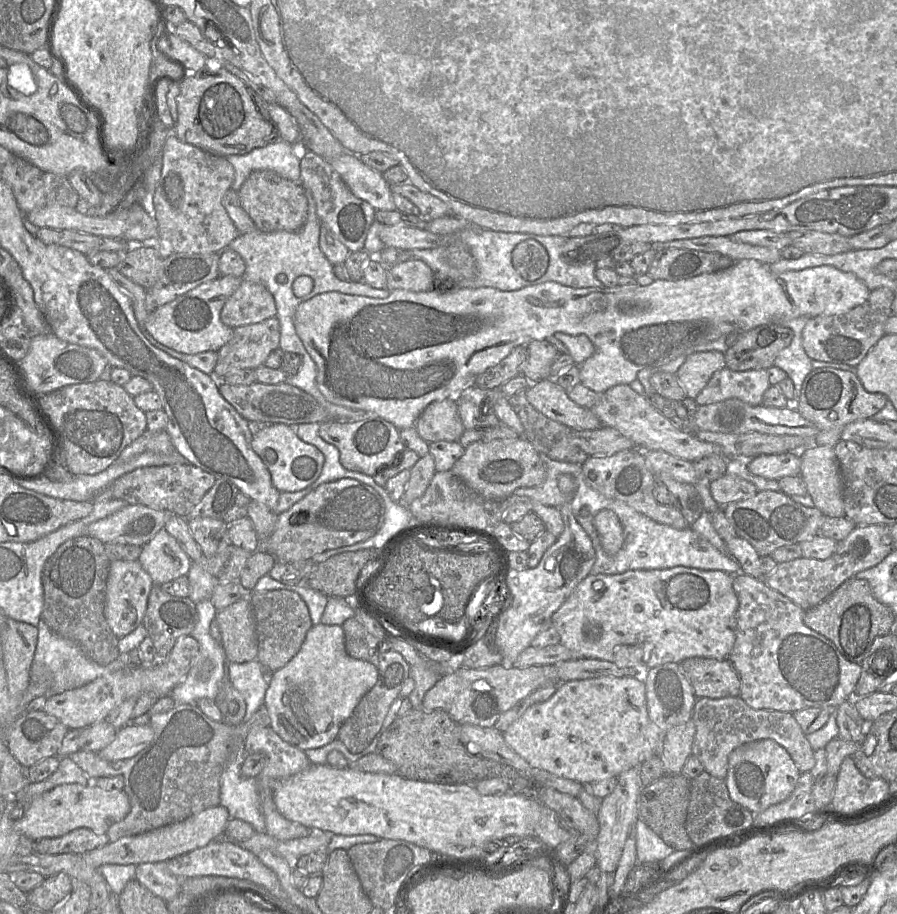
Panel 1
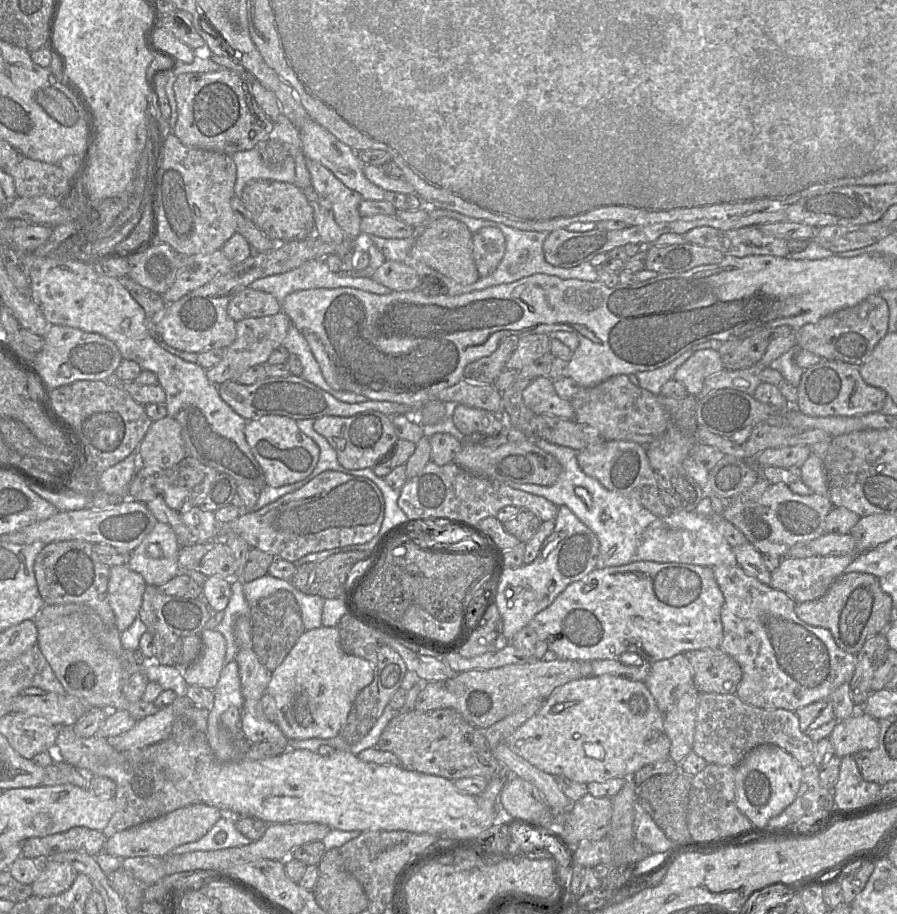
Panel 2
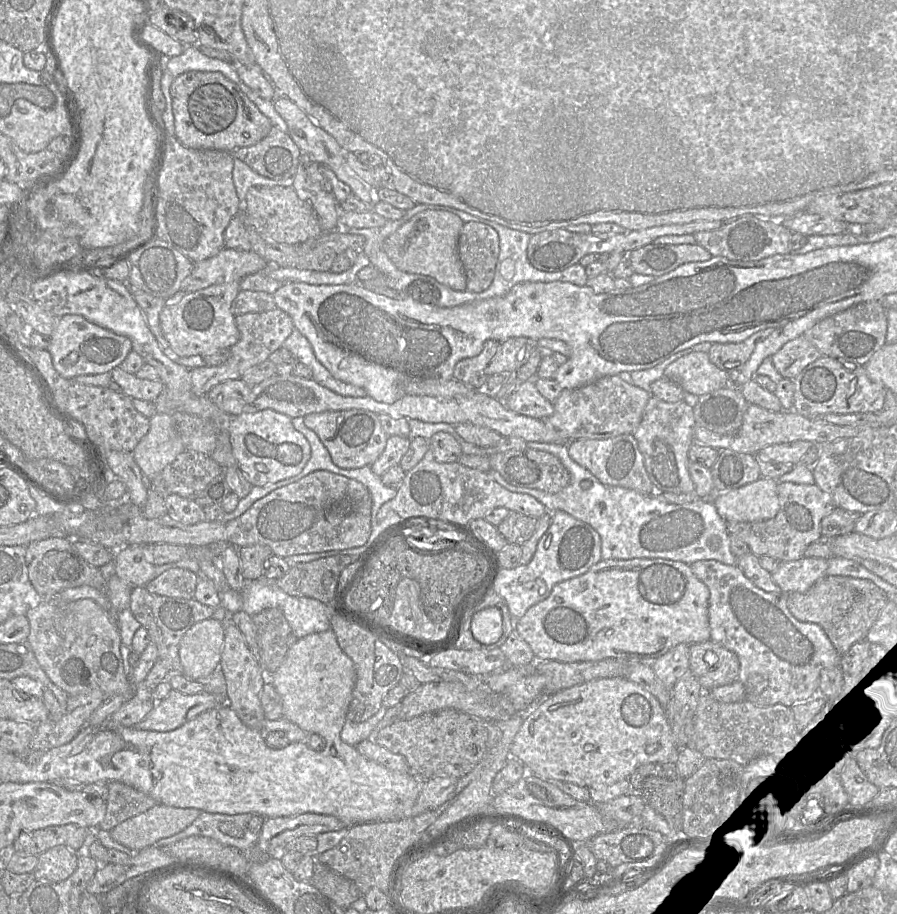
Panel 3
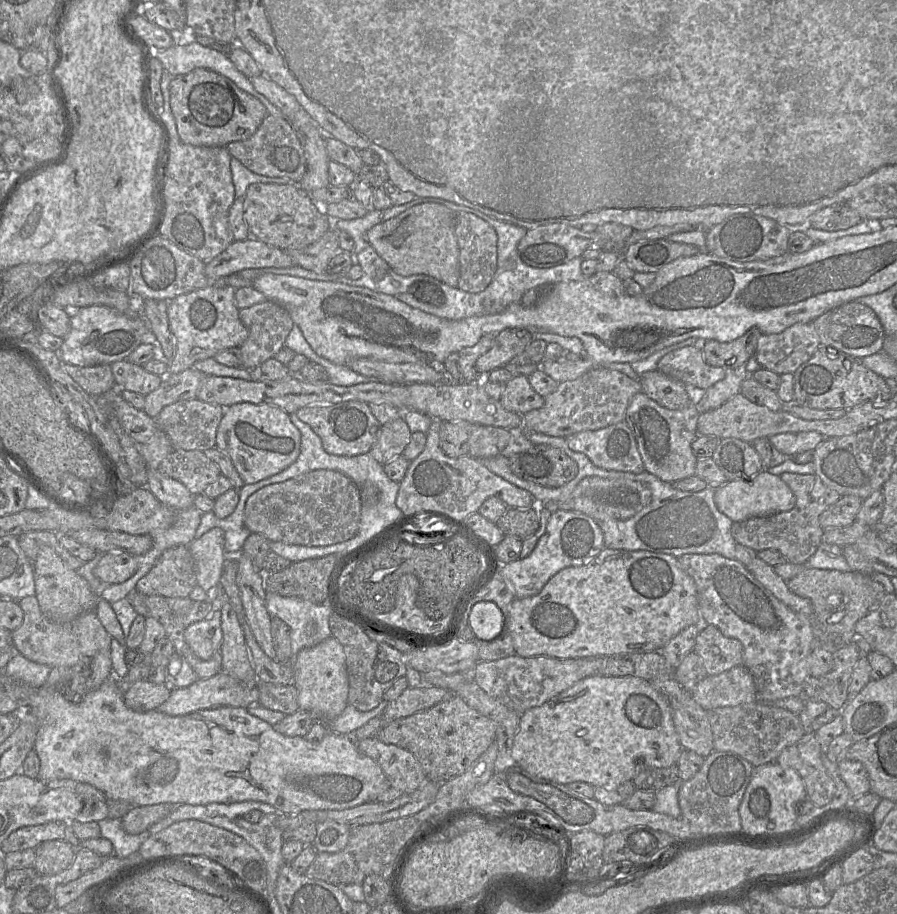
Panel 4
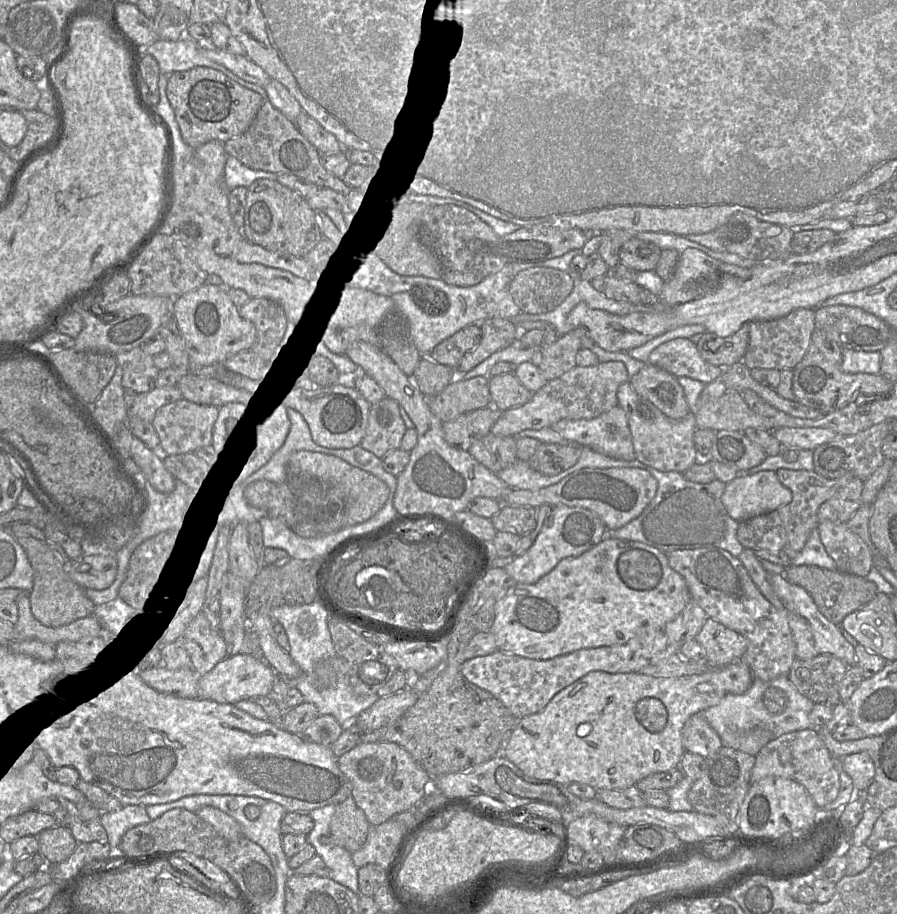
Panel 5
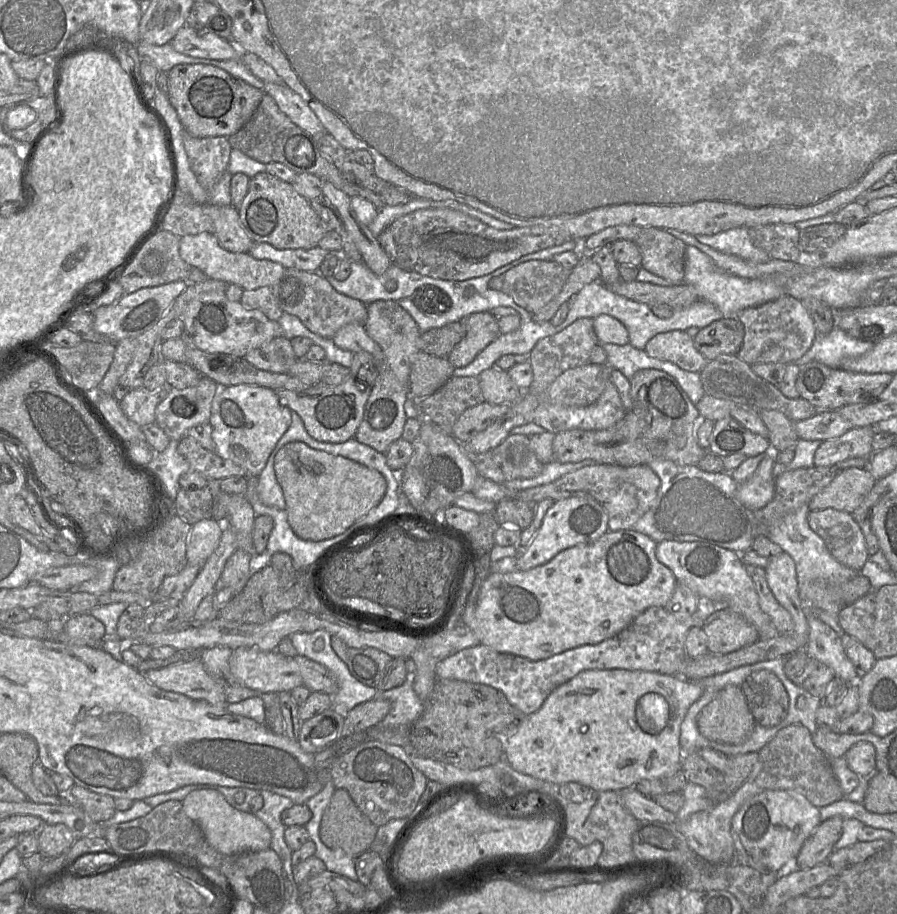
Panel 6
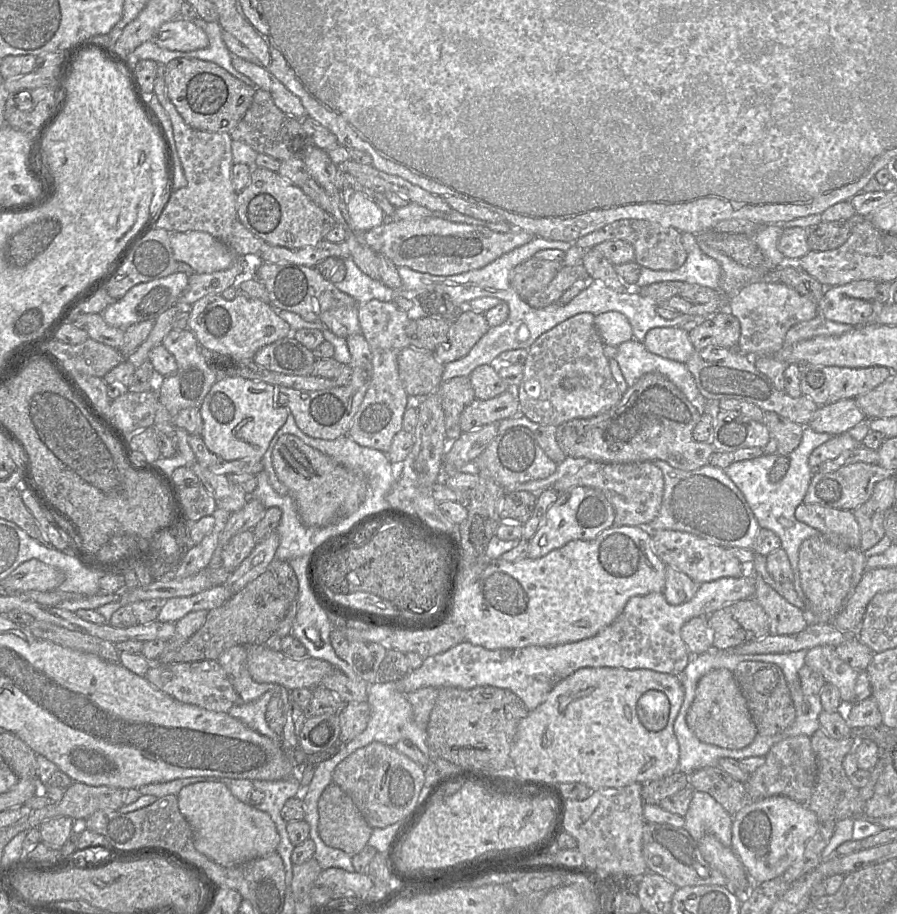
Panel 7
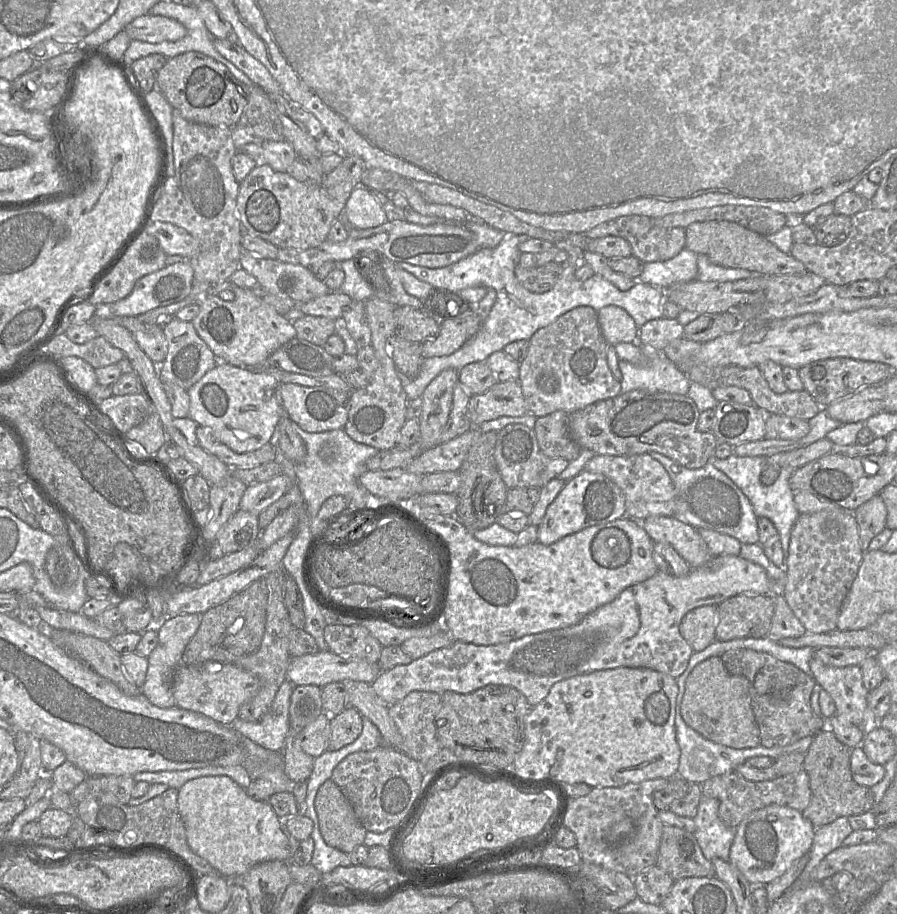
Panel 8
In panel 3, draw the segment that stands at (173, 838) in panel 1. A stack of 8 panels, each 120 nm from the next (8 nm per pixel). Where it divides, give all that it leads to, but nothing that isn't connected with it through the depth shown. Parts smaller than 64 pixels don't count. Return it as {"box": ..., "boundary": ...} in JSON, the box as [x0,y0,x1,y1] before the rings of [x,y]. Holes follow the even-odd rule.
{"box":[110,804,202,852],"boundary":[[[157,804],[117,825],[110,831],[111,837],[139,852],[157,841],[175,835],[190,826],[202,811]]]}

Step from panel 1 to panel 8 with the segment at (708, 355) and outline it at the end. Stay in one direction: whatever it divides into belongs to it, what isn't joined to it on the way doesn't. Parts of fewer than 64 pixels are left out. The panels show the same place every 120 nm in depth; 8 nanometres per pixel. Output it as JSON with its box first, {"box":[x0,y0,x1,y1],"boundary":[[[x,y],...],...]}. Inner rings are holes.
{"box":[639,317,684,351],"boundary":[[[662,317],[646,322],[639,329],[639,343],[652,351],[663,351],[673,340],[683,337],[684,326],[677,319]]]}

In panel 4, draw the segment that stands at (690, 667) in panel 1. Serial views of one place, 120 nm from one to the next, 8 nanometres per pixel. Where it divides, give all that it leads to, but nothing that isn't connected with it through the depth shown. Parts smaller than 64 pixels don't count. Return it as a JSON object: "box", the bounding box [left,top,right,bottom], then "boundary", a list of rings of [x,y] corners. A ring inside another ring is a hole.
{"box":[693,625,743,676],"boundary":[[[701,625],[693,651],[701,658],[707,675],[714,676],[743,664],[743,646],[724,636],[713,625]]]}

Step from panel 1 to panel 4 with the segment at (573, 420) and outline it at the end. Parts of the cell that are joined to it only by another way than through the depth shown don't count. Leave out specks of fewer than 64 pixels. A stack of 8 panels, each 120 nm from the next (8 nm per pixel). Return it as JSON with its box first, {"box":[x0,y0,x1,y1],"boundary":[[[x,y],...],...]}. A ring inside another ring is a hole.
{"box":[499,375,545,415],"boundary":[[[516,375],[505,383],[499,401],[506,410],[524,415],[541,408],[545,403],[545,397],[532,388],[527,376]]]}

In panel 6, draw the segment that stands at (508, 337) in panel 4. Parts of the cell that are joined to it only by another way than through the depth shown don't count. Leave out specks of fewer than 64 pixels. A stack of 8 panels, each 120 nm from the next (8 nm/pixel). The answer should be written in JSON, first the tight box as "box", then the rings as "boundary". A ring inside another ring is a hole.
{"box":[447,312,501,368],"boundary":[[[490,312],[473,313],[464,322],[466,335],[447,357],[455,368],[462,368],[470,364],[501,334],[498,319]]]}

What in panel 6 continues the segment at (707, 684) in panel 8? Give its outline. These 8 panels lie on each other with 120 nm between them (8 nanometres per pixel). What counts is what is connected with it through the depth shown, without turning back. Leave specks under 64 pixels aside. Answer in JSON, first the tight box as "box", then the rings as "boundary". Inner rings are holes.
{"box":[697,685,756,745],"boundary":[[[727,685],[697,717],[699,732],[719,743],[739,745],[752,734],[756,725],[741,687]]]}

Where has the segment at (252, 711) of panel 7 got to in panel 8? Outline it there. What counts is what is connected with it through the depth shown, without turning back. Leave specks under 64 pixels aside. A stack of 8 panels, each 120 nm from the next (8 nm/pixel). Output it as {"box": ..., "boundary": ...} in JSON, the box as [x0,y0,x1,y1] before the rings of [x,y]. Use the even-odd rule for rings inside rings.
{"box":[231,679,295,752],"boundary":[[[286,679],[278,689],[270,710],[260,721],[251,723],[237,717],[231,723],[232,729],[267,750],[280,752],[289,732],[289,706],[295,687]]]}

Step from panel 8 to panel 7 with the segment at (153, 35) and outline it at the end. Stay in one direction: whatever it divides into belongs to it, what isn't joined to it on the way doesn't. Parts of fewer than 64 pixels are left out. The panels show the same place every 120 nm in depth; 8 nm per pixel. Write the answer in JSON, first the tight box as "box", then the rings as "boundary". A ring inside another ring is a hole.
{"box":[150,18,209,52],"boundary":[[[182,18],[163,23],[150,41],[161,48],[184,52],[203,49],[209,45],[204,30],[193,21]]]}

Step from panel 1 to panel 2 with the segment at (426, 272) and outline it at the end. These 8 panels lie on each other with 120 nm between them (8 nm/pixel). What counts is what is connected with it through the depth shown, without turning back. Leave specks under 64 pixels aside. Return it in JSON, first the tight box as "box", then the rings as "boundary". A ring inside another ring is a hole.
{"box":[371,260,420,291],"boundary":[[[391,260],[384,261],[371,279],[391,291],[418,290],[420,285],[420,277],[411,266]]]}

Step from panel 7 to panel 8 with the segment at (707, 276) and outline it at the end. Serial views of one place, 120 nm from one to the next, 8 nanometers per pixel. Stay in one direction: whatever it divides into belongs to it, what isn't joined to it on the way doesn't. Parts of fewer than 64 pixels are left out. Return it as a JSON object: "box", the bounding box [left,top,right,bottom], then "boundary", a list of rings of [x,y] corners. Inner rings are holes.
{"box":[638,248,698,289],"boundary":[[[684,248],[680,253],[666,261],[647,262],[638,281],[661,289],[696,280],[698,266],[697,254]]]}

